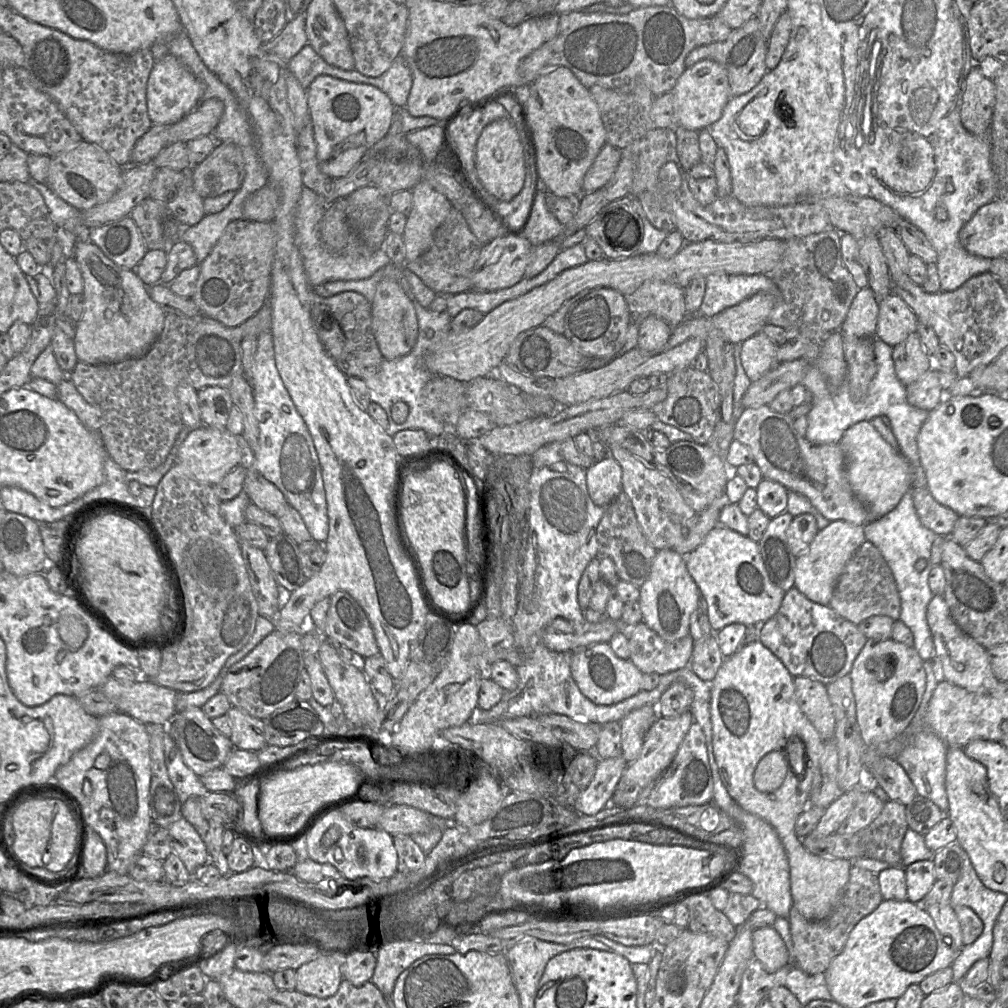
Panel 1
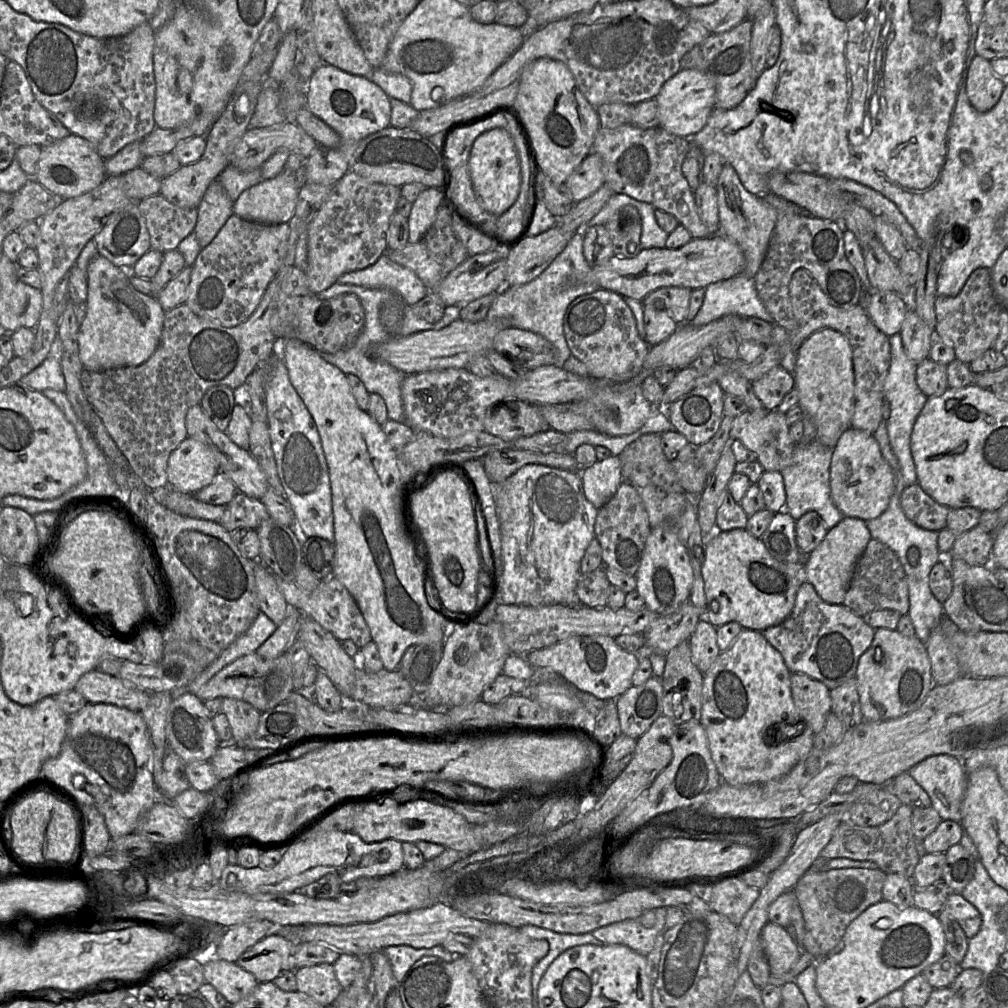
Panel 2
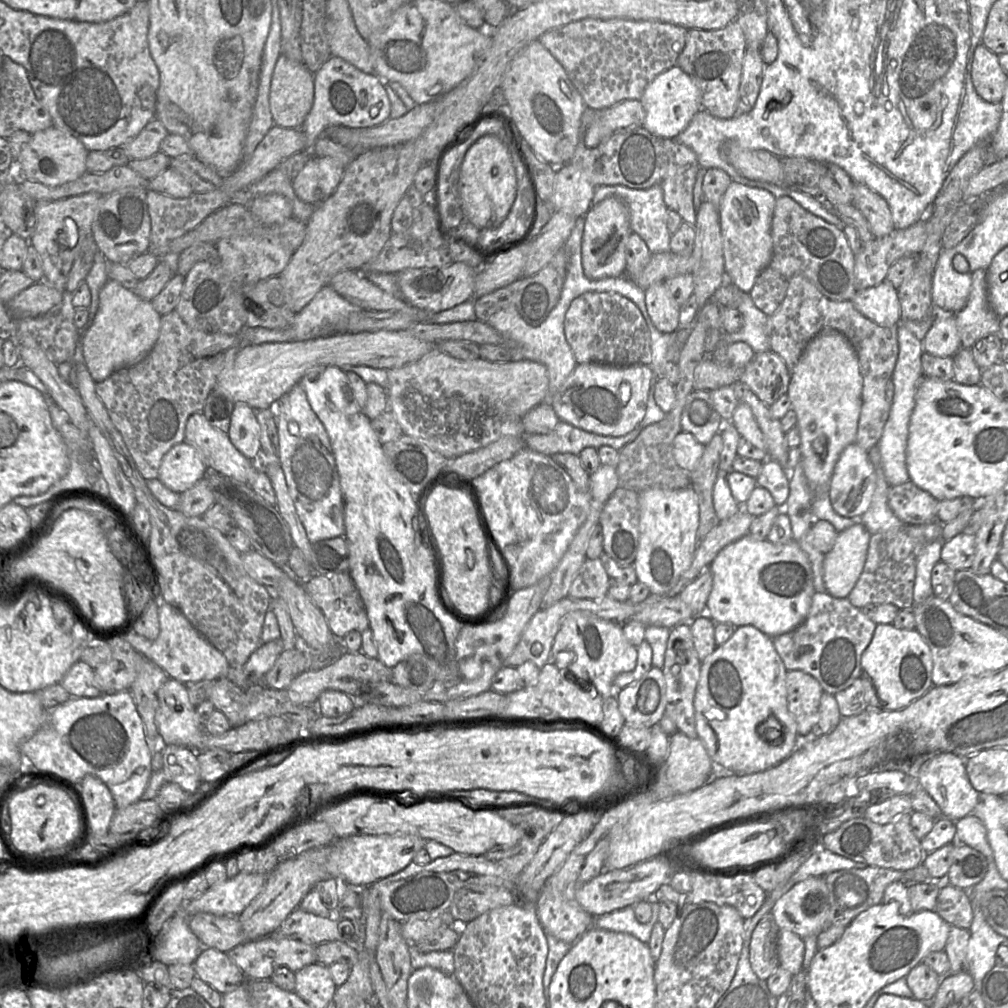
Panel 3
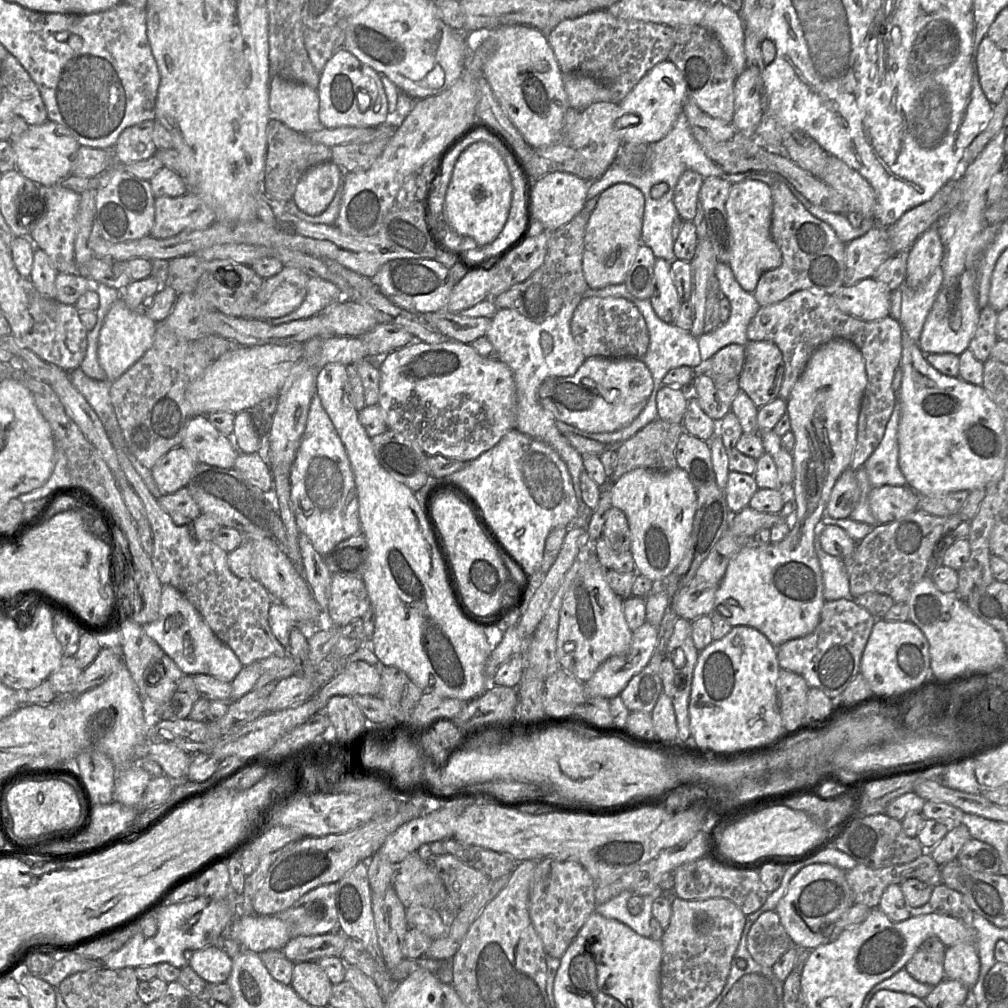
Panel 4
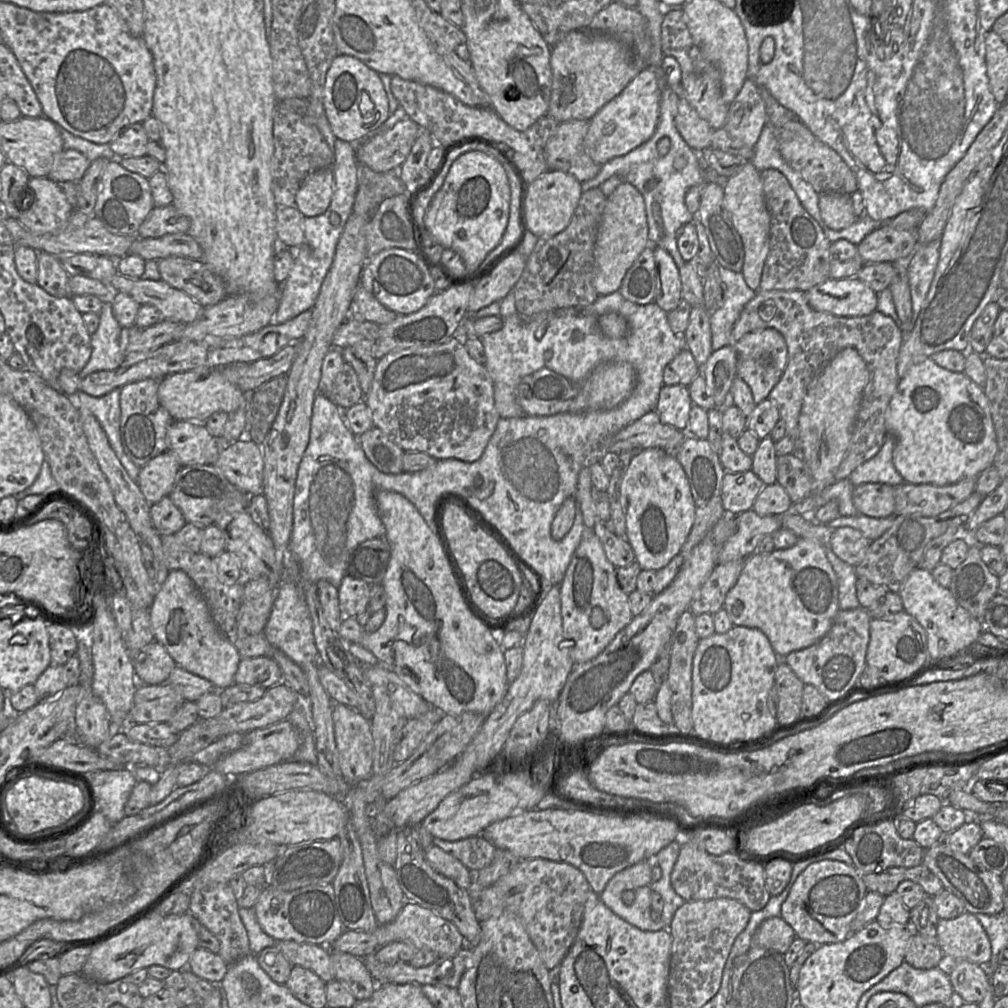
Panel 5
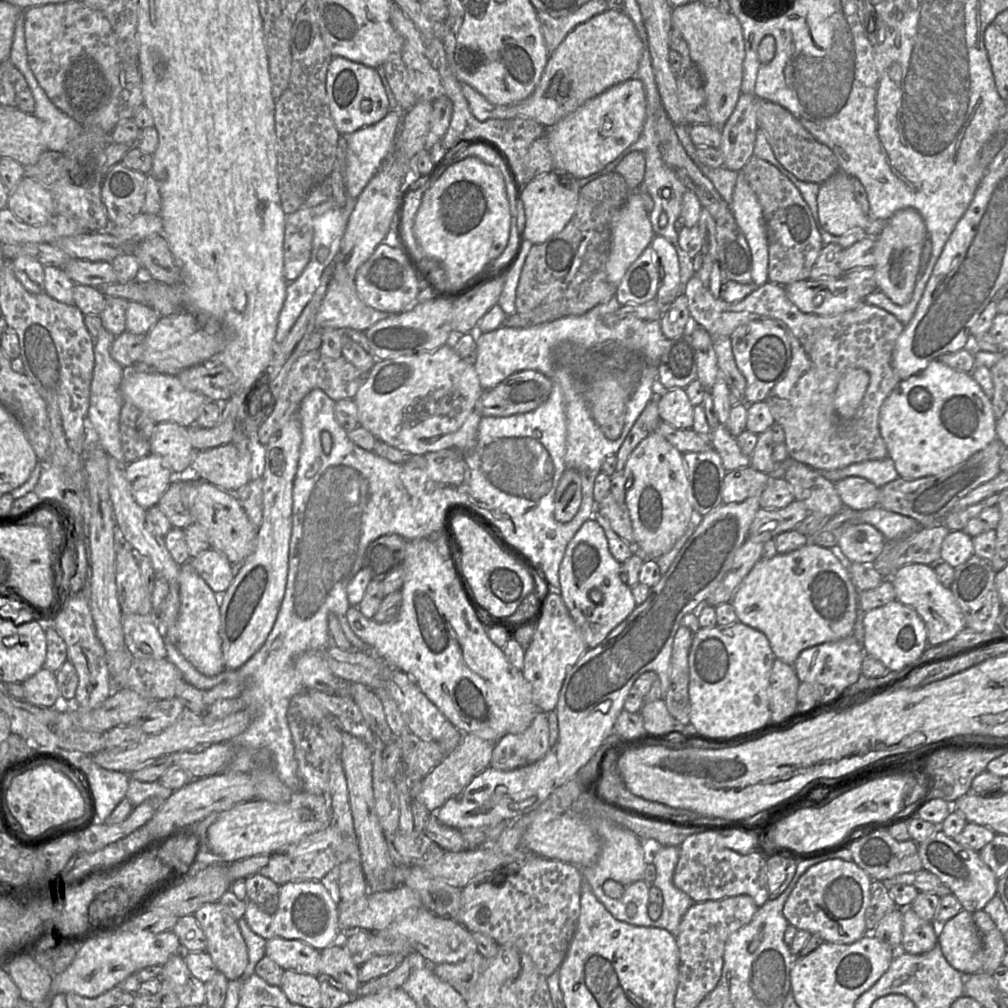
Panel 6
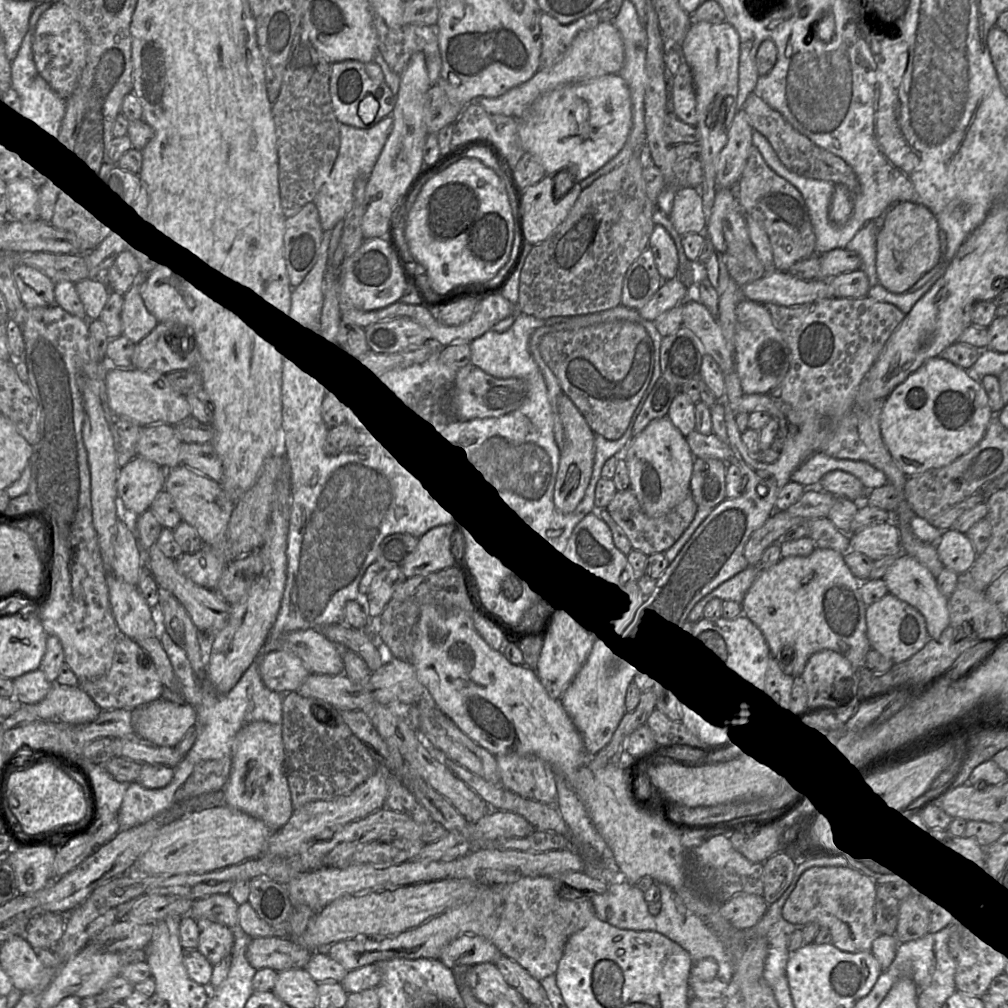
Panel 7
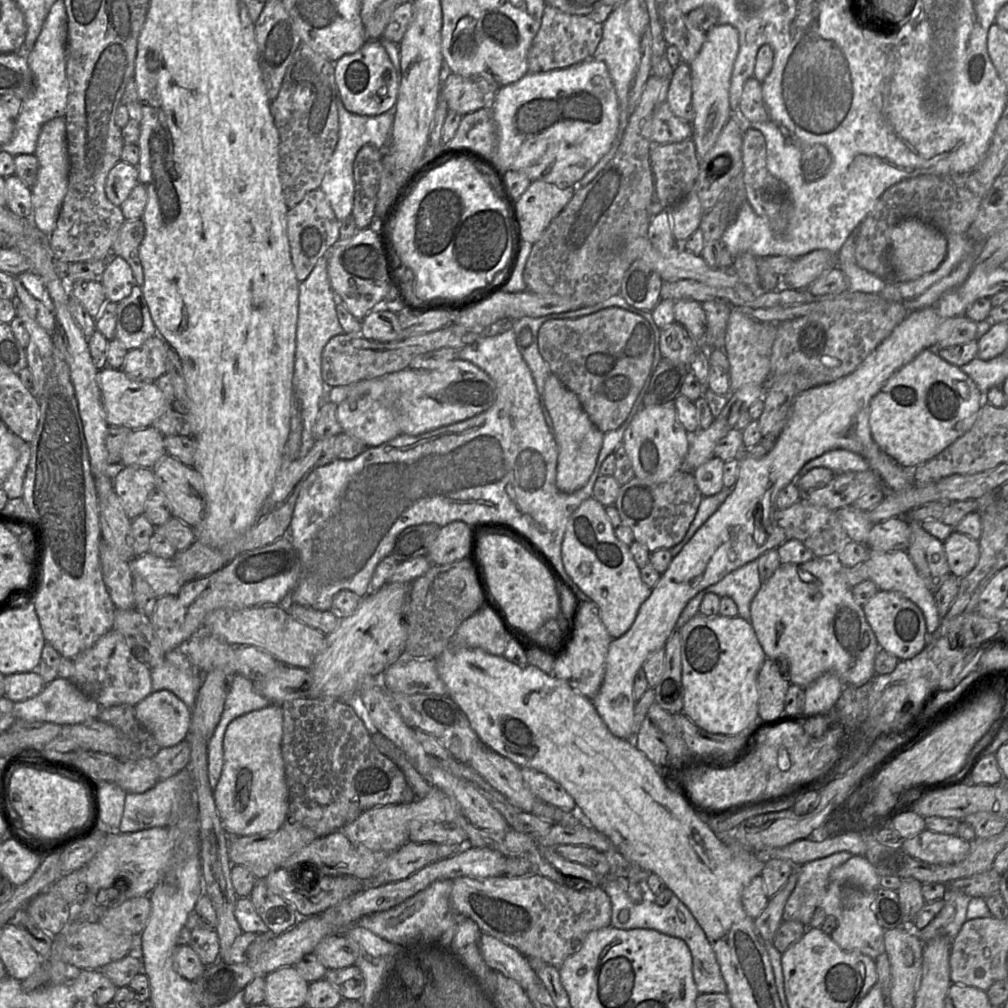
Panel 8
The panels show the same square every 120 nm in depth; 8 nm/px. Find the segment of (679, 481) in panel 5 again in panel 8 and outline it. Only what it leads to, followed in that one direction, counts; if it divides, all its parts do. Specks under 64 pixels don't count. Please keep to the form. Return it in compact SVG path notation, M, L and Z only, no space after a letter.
M674 402L640 409L625 430L622 442L632 462L635 477L660 484L677 471L685 469L684 460L688 452L690 436L691 434L677 418Z

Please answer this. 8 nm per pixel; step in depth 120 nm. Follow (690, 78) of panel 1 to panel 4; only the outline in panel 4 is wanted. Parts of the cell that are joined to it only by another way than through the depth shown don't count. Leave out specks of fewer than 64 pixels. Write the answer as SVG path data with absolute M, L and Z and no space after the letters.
M669 60L656 64L618 103L621 111L619 118L626 114L634 114L640 118L636 125L617 128L616 133L621 143L652 144L661 140L669 133L678 116L682 113L686 97L686 82L677 67Z

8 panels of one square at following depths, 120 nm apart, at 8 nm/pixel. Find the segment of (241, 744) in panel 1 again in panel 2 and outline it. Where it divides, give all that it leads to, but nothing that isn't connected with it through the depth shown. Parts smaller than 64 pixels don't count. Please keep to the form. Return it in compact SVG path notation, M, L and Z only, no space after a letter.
M233 698L222 699L222 713L228 719L235 744L242 744L256 731L261 715L251 704Z

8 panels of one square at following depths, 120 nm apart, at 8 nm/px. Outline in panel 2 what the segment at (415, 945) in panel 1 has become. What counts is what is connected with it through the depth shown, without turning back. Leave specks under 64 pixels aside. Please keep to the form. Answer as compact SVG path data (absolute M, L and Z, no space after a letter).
M398 945L386 947L382 951L389 959L393 975L398 982L402 981L414 963L422 957L436 956L445 962L451 962L456 957L441 945L420 949L408 945Z

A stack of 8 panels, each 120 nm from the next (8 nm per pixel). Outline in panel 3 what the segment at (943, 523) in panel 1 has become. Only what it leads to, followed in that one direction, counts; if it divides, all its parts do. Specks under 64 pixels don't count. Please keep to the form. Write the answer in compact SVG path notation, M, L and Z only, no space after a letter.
M911 481L892 486L888 495L889 507L905 524L925 524L937 520L938 502Z

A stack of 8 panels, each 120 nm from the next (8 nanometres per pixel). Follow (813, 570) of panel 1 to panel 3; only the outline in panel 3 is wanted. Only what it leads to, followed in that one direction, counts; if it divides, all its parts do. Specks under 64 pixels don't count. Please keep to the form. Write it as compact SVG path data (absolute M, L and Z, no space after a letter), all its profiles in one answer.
M861 522L838 532L833 547L824 555L822 577L825 592L847 598L865 564L871 534Z

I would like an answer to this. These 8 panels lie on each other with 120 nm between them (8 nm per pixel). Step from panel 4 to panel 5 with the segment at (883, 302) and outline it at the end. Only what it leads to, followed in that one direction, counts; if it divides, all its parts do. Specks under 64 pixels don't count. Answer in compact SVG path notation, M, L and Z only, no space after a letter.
M855 277L829 278L806 295L812 308L838 317L866 316L877 310L878 293Z

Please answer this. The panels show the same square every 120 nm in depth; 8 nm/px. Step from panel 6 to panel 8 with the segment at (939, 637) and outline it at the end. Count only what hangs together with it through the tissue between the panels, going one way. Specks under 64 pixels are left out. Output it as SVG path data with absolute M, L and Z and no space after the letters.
M869 549L869 557L865 562L869 570L869 580L873 581L879 590L901 593L916 604L923 613L928 634L933 634L941 620L934 594L926 587L924 581L918 575L907 552L904 550L879 552Z

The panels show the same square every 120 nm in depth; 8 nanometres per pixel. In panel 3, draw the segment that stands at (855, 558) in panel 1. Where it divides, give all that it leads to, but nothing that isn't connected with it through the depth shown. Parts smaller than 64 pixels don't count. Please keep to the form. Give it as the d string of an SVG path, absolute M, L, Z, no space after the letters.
M934 520L871 535L863 570L847 597L849 602L859 609L867 604L893 604L900 610L912 609L916 558L928 544L942 540L942 529L943 524Z

